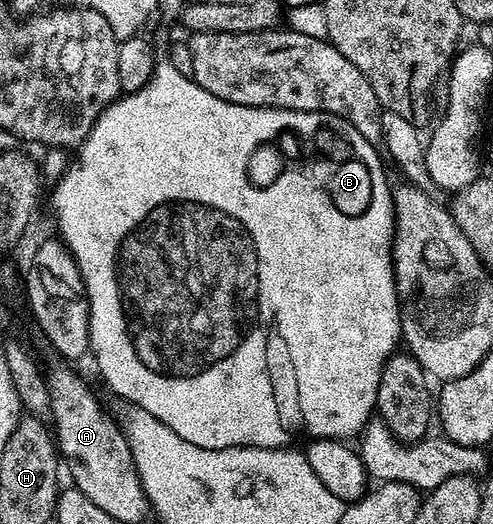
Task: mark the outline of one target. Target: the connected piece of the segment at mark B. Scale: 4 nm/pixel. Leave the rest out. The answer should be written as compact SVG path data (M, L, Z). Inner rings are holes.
M167 62L157 63L155 72L152 73L150 82L142 86L142 90L121 95L115 102L105 108L103 114L94 122L90 134L84 139L83 144L78 149L80 161L69 163L63 176L55 181L56 189L52 192L52 212L57 216L56 224L60 227L58 233L68 253L76 259L76 265L80 271L80 277L84 279L84 294L88 298L88 346L91 359L96 359L96 368L100 371L102 379L108 383L108 388L116 396L121 396L124 400L129 400L129 405L146 410L158 418L158 422L166 422L178 438L186 438L186 442L194 442L194 446L202 446L206 450L222 450L223 448L235 448L243 446L245 448L283 448L291 445L295 436L300 436L305 432L305 437L314 440L343 440L347 441L348 436L359 437L363 433L364 427L369 420L373 419L377 411L376 395L379 384L368 384L368 388L360 388L360 380L364 380L364 364L368 364L368 376L372 376L372 360L376 360L376 377L382 377L383 366L393 353L397 351L398 344L388 344L388 332L384 336L372 336L372 332L364 332L360 328L360 296L348 296L348 304L336 312L340 316L340 324L332 320L332 328L328 328L328 336L324 336L324 328L304 328L304 268L308 272L332 272L328 280L340 280L340 272L348 268L348 280L352 280L352 268L392 268L392 245L394 243L394 225L396 214L392 210L393 189L388 188L388 180L384 177L384 164L380 161L377 145L370 143L348 120L343 120L341 116L335 116L329 112L299 112L298 110L286 110L285 108L255 108L254 106L238 106L226 102L222 98L214 98L210 90L202 90L191 76L178 74L174 66ZM284 128L296 128L296 132L304 132L304 180L300 176L272 176L272 168L276 164L268 164L268 160L276 160L276 152L268 148L268 140L276 136L276 132L284 132Z

